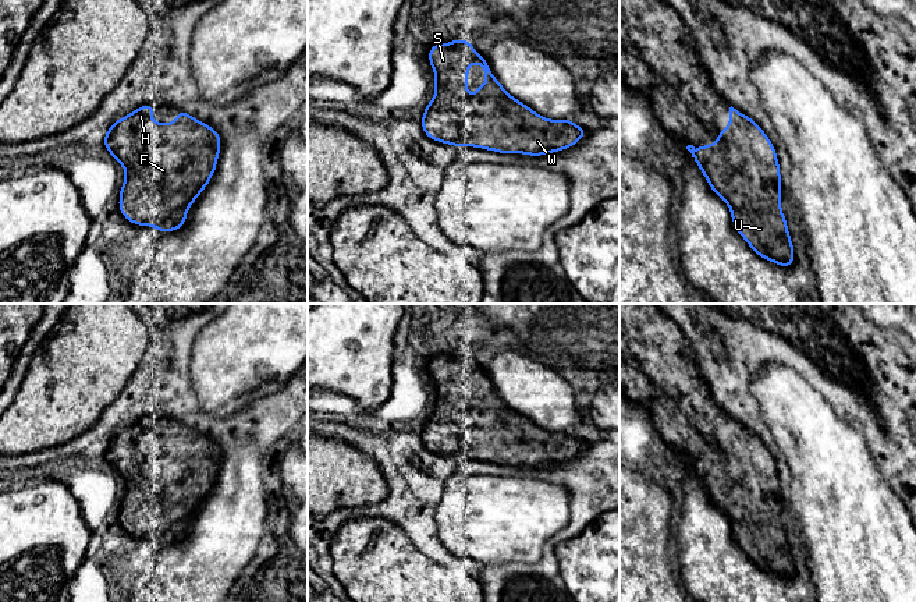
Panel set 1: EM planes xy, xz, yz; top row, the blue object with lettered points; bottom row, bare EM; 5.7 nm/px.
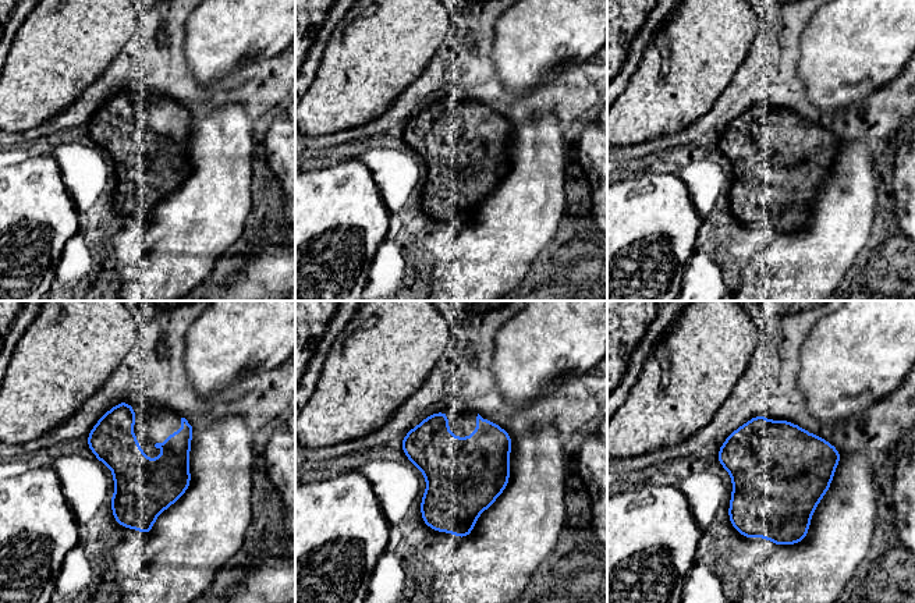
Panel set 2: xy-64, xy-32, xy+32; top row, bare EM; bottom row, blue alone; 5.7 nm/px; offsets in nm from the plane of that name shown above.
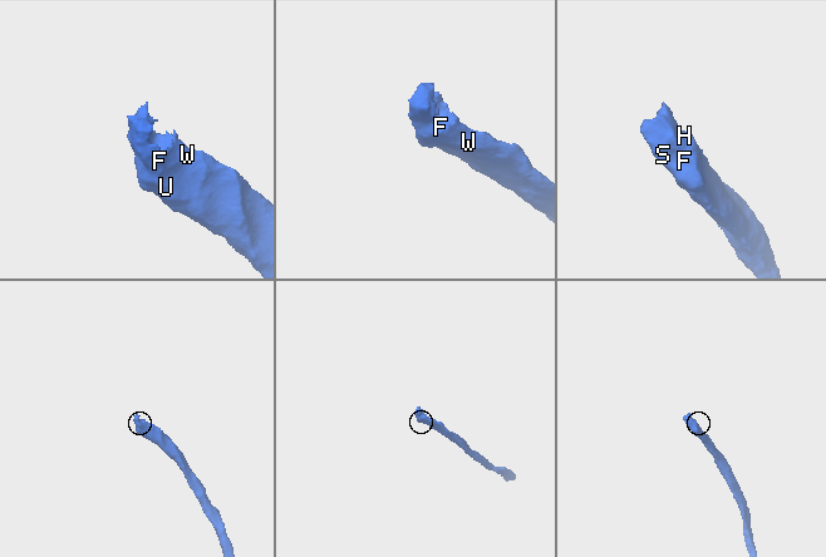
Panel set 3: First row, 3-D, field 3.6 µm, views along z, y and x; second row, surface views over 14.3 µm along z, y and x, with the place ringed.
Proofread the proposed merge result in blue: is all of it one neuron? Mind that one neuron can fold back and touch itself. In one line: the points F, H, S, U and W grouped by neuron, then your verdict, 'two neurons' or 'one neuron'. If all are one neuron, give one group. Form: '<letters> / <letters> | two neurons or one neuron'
F H S U W | one neuron

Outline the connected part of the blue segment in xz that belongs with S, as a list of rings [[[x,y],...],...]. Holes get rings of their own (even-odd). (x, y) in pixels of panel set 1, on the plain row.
[[[455,351],[450,355],[434,355],[427,365],[434,383],[434,410],[425,418],[420,439],[427,450],[458,460],[473,458],[501,465],[523,465],[543,468],[564,463],[578,456],[587,442],[571,431],[550,432],[535,425],[528,417],[511,408],[494,389],[489,373],[479,366],[469,351]],[[476,373],[483,380],[486,396],[477,399],[476,407],[466,406],[466,380]]]

